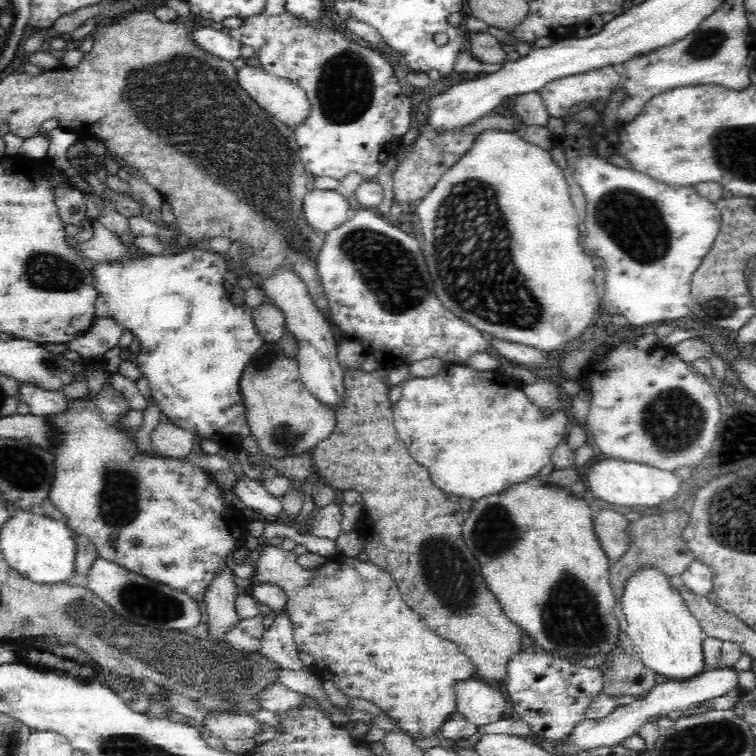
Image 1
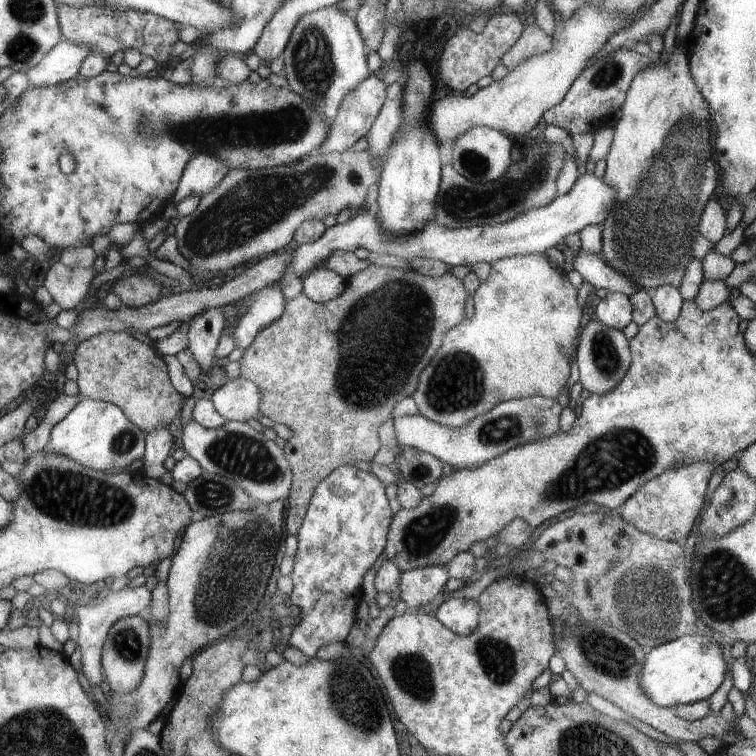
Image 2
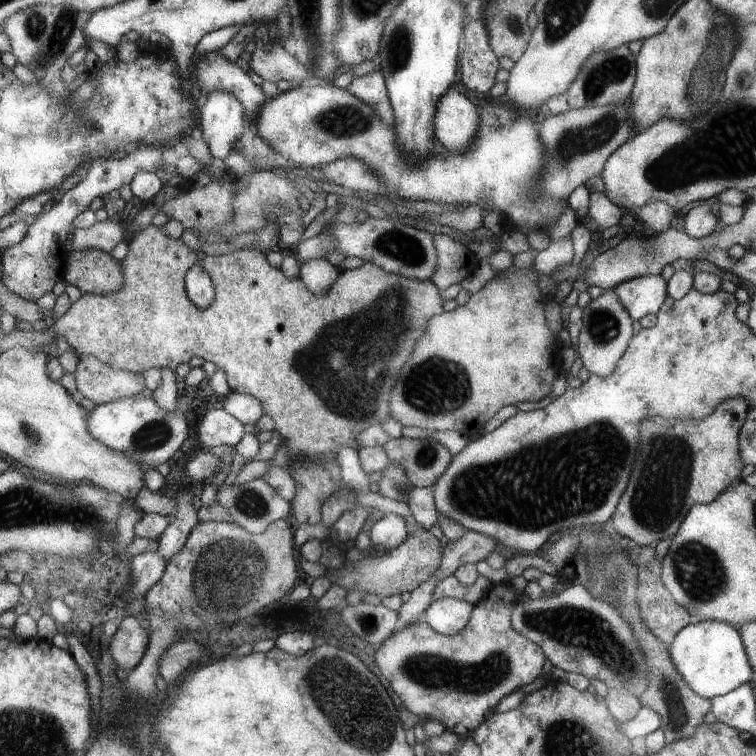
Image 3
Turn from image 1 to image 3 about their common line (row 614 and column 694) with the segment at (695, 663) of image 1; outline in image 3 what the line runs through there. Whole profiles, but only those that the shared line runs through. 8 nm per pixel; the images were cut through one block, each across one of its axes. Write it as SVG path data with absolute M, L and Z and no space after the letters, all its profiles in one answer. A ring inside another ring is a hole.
M697 621L686 625L667 645L670 659L689 688L704 699L727 694L747 681L753 681L753 666L739 630L723 621Z

